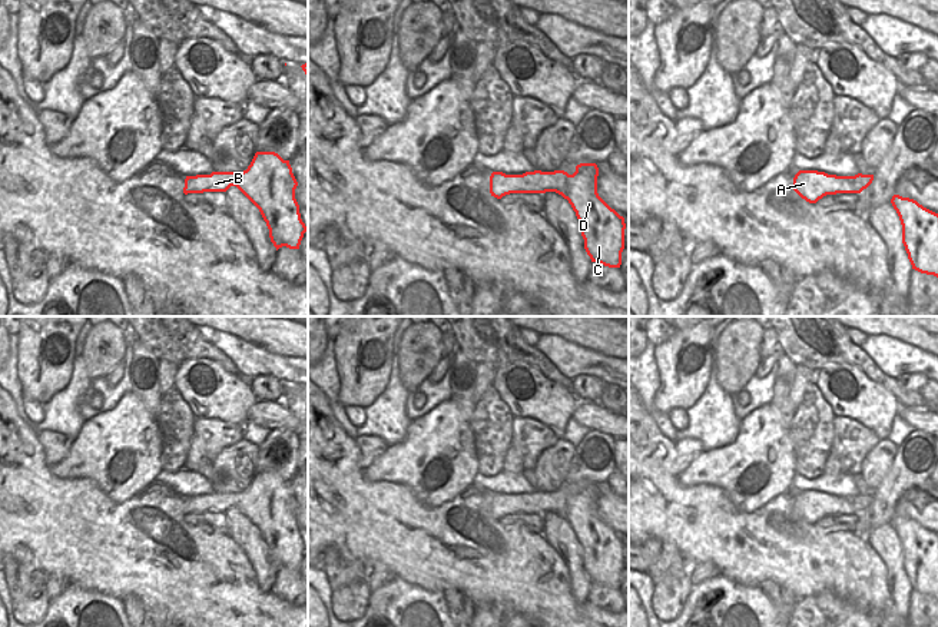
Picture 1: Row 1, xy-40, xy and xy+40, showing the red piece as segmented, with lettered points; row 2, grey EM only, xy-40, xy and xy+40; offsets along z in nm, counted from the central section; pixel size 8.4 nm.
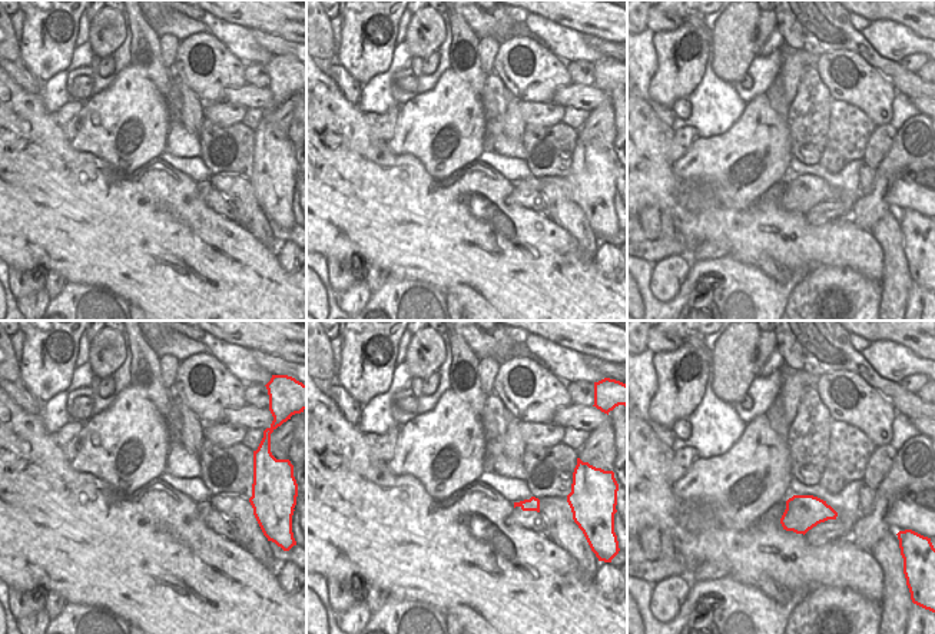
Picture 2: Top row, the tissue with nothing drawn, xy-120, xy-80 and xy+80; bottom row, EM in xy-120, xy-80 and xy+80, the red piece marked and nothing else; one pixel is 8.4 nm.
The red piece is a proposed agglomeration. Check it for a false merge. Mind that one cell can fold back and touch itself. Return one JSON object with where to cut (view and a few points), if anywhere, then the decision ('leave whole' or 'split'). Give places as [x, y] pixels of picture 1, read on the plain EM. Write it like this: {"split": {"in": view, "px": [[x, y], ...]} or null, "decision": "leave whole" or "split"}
{"split": null, "decision": "leave whole"}

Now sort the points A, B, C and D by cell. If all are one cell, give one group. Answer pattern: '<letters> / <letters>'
A B C D

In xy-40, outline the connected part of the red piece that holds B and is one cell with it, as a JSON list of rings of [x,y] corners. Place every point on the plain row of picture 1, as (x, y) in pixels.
[[[256,472],[243,492],[212,492],[211,495],[186,497],[183,514],[226,512],[231,507],[236,507],[259,530],[276,571],[282,567],[299,570],[308,548],[301,540],[299,525],[295,520],[298,502],[289,481],[284,481],[275,472]]]

